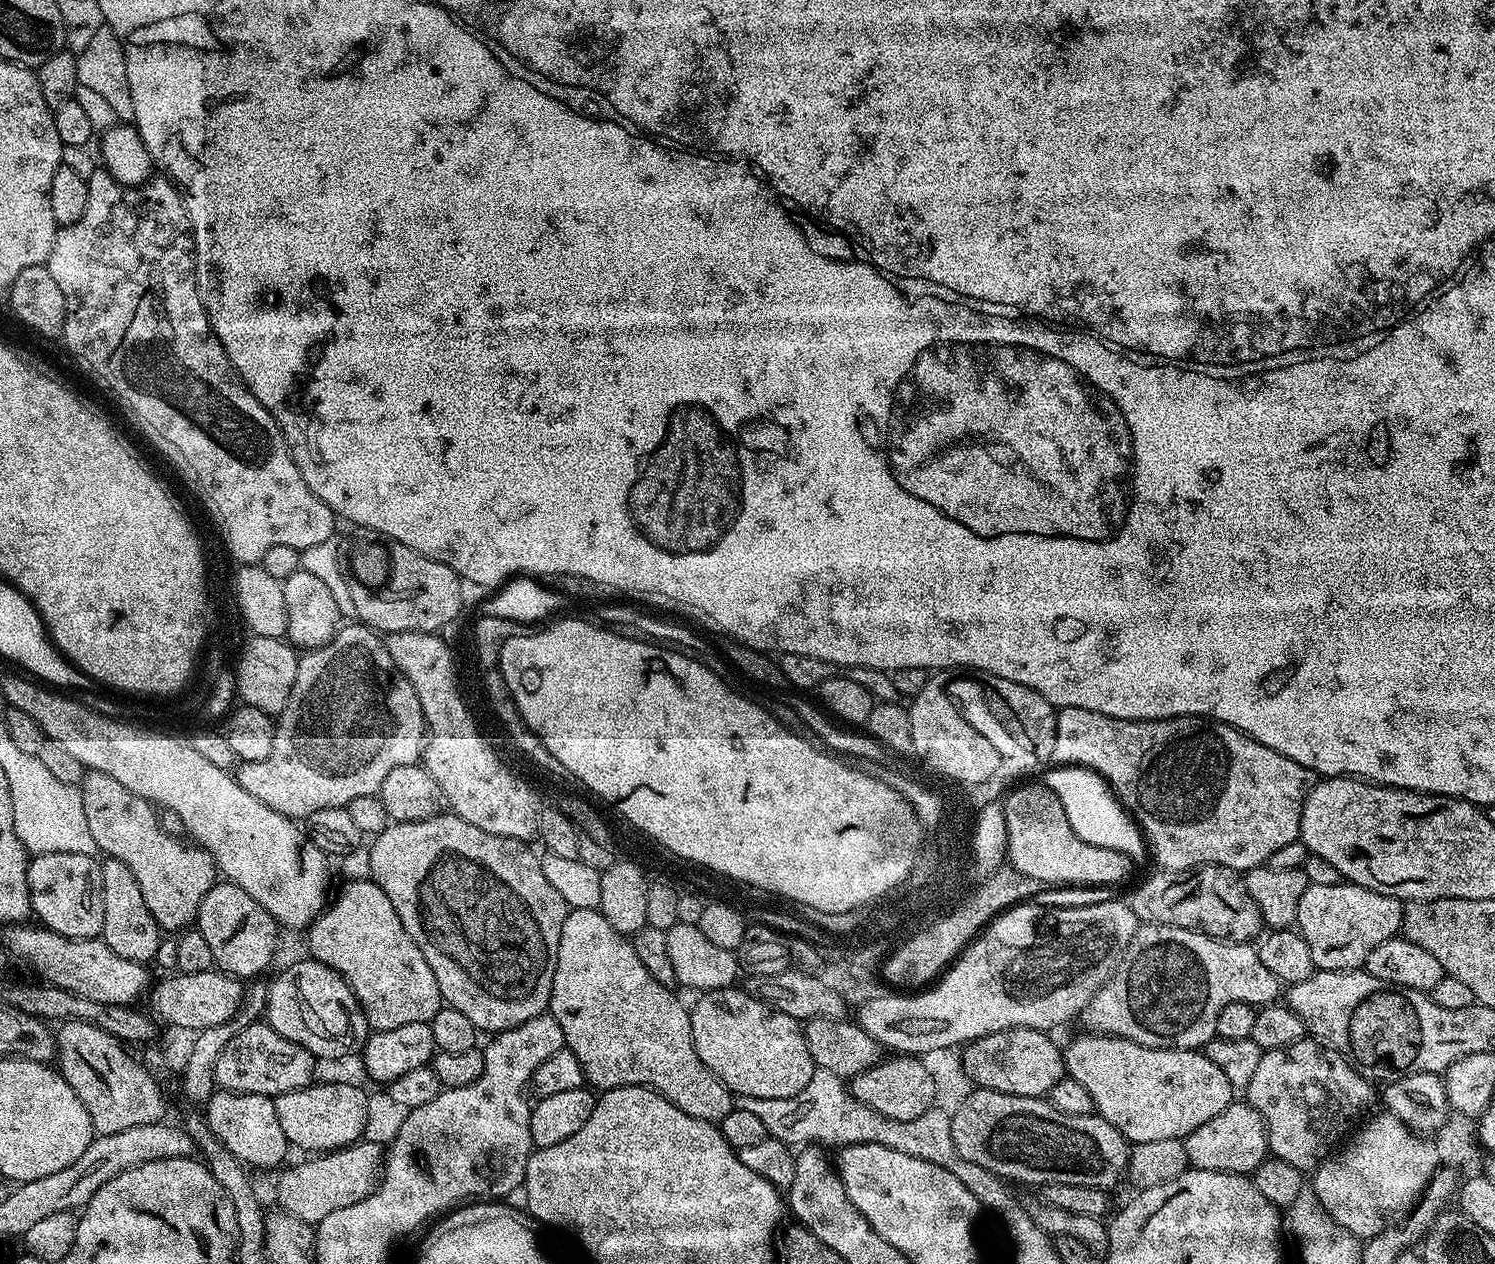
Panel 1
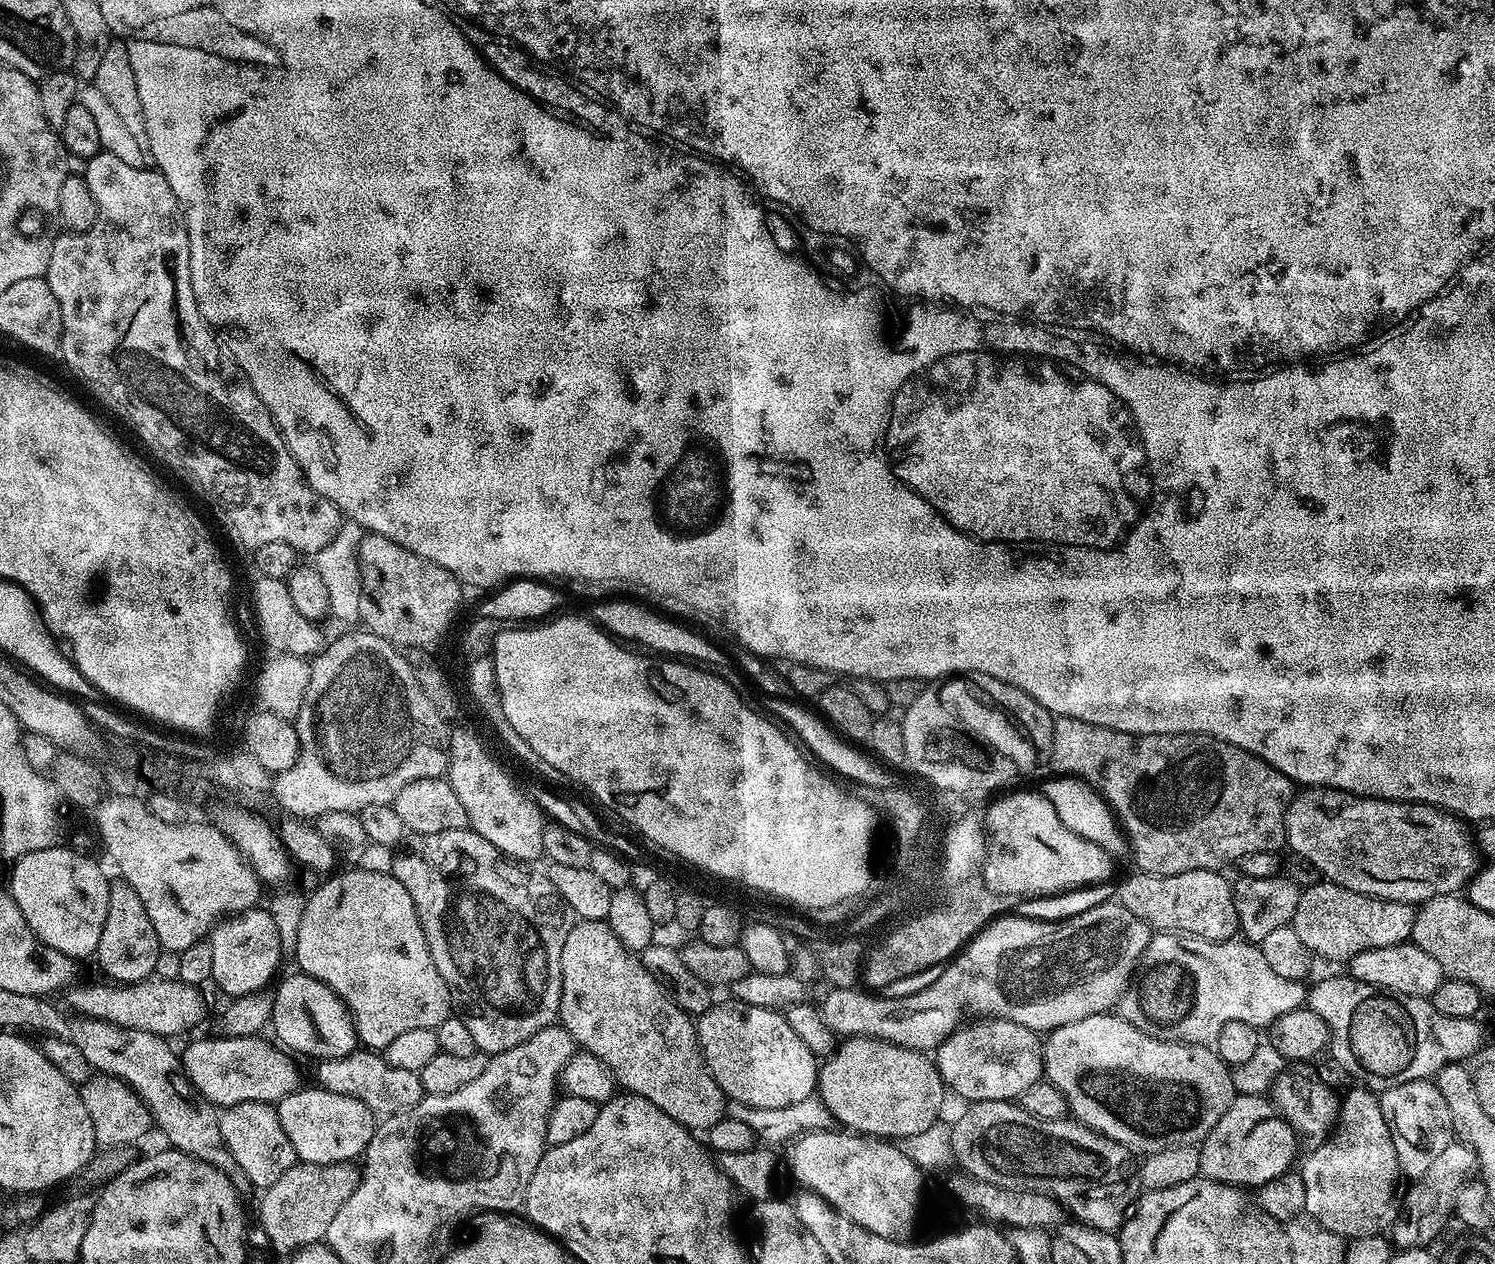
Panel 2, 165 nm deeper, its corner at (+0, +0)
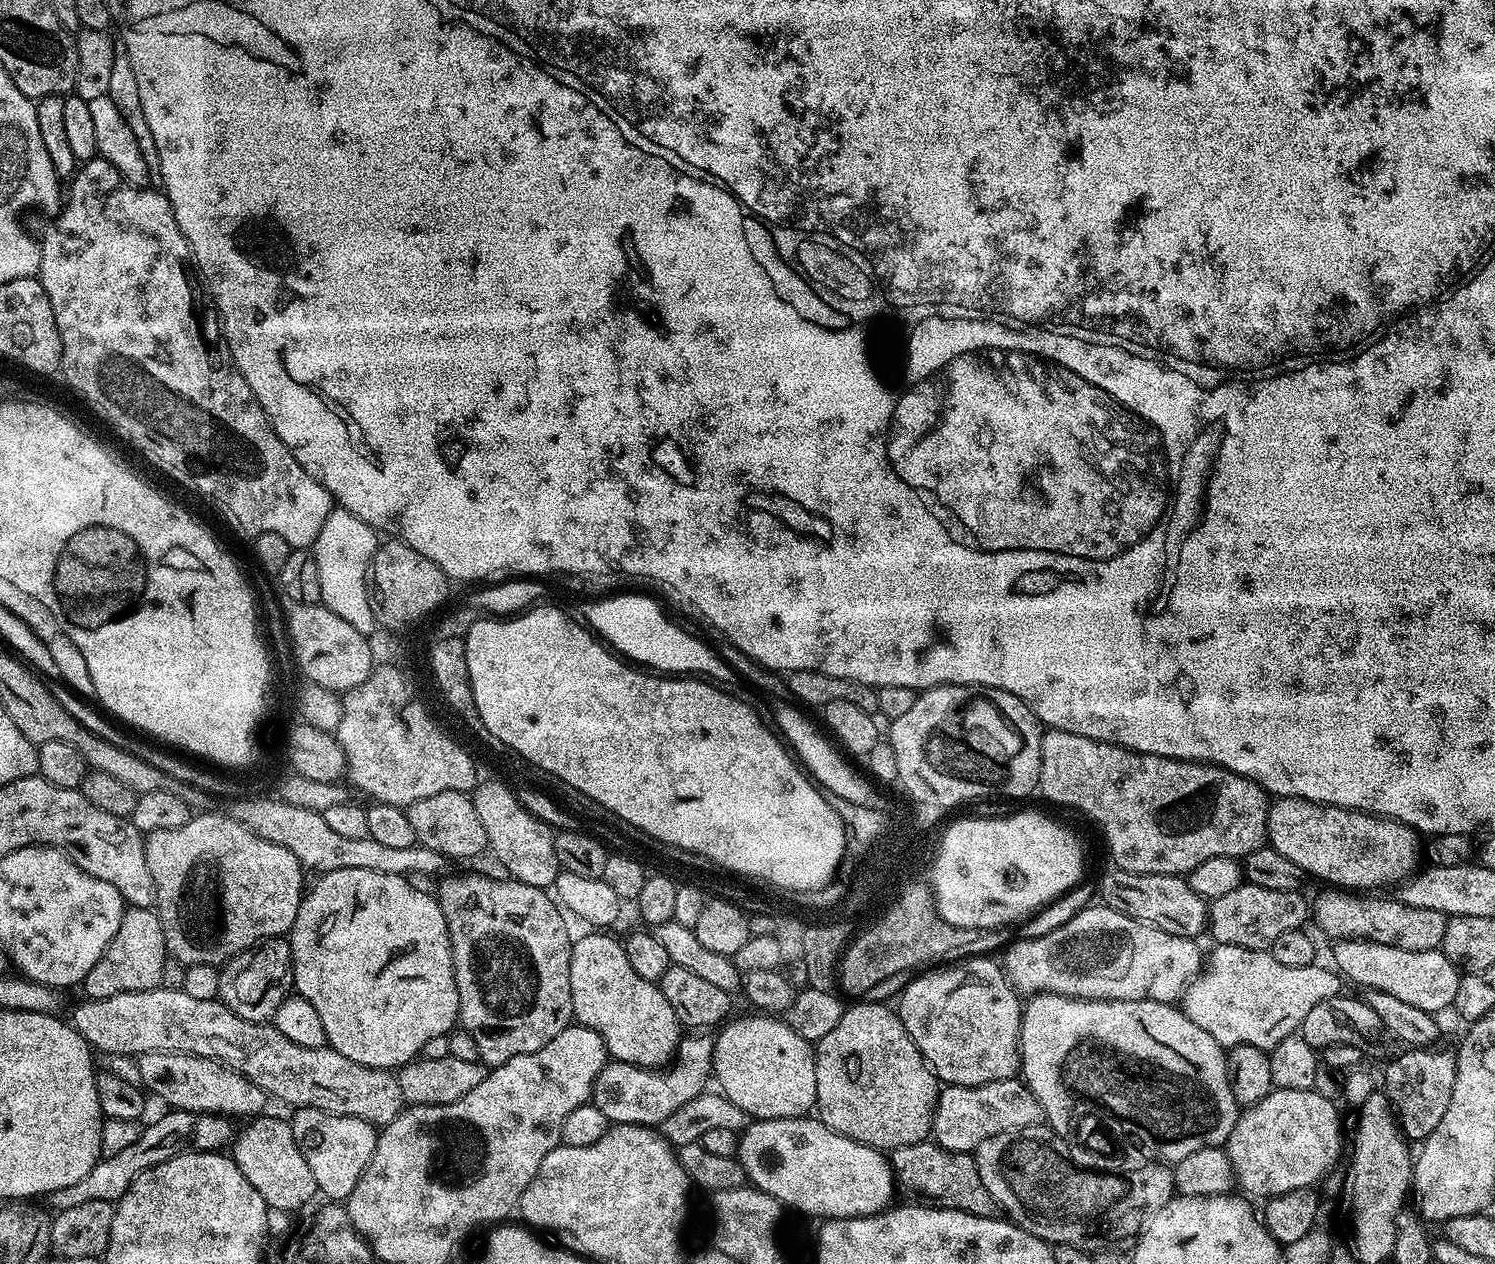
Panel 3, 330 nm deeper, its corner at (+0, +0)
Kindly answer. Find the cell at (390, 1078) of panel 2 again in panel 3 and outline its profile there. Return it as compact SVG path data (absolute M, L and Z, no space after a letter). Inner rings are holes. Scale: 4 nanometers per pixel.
M151 988L141 992L123 992L101 1000L81 999L81 1004L70 1015L70 1023L78 1035L97 1053L113 1056L140 1057L144 1052L181 1052L187 1056L201 1056L233 1068L241 1072L250 1082L254 1082L269 1097L285 1100L296 1108L317 1108L330 1114L362 1118L373 1126L389 1124L391 1120L404 1111L406 1105L402 1098L402 1090L398 1090L395 1075L386 1068L371 1068L358 1062L350 1062L338 1054L338 1050L329 1048L311 1048L298 1046L285 1038L271 1023L250 1022L234 1010L224 1005L223 1000L202 1000L190 998L180 988Z

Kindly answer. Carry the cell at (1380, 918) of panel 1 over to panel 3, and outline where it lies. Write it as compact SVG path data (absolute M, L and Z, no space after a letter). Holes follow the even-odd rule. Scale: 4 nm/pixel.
M1324 890L1311 905L1310 916L1316 924L1337 940L1373 940L1393 944L1398 950L1439 949L1448 925L1448 917L1438 910L1422 910L1422 906L1406 906L1398 898L1379 900L1376 894L1353 894L1348 890Z

